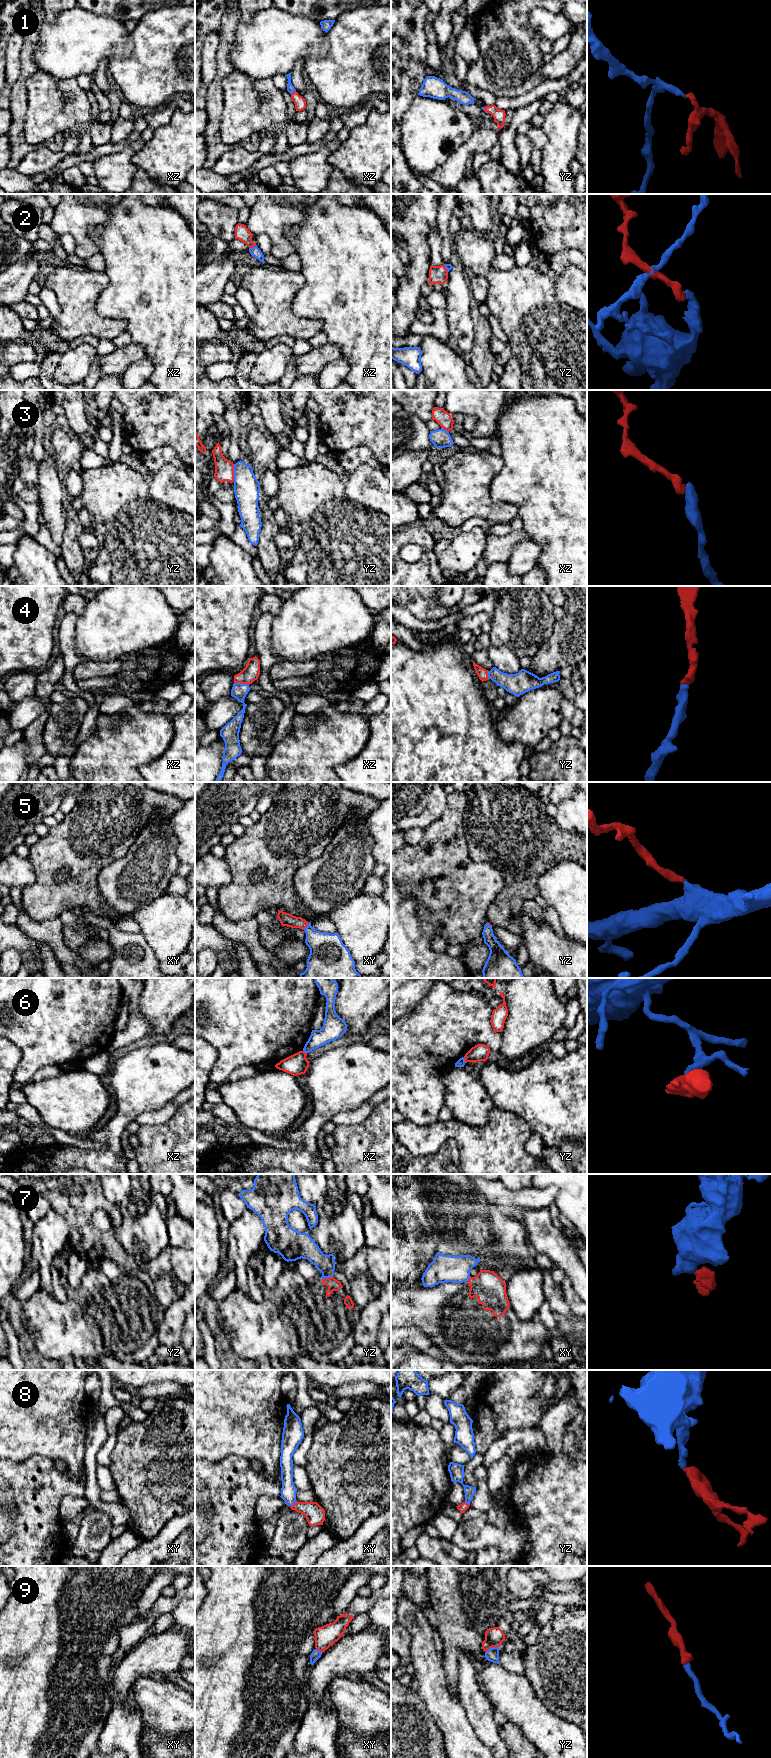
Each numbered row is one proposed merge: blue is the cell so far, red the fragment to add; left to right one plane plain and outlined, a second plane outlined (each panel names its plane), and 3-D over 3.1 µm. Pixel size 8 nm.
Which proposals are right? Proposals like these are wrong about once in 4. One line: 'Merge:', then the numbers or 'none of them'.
Merge: 1, 2, 4, 5, 8, 9

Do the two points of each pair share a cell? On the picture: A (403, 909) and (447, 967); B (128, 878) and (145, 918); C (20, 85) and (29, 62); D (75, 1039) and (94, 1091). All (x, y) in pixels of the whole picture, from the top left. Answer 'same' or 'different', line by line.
A: same
B: different
C: same
D: different

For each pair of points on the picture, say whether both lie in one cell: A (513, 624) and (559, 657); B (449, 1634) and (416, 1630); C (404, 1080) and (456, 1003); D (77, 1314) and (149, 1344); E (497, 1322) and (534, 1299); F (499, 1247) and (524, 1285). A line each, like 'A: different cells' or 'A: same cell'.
A: different cells
B: different cells
C: same cell
D: same cell
E: different cells
F: different cells

